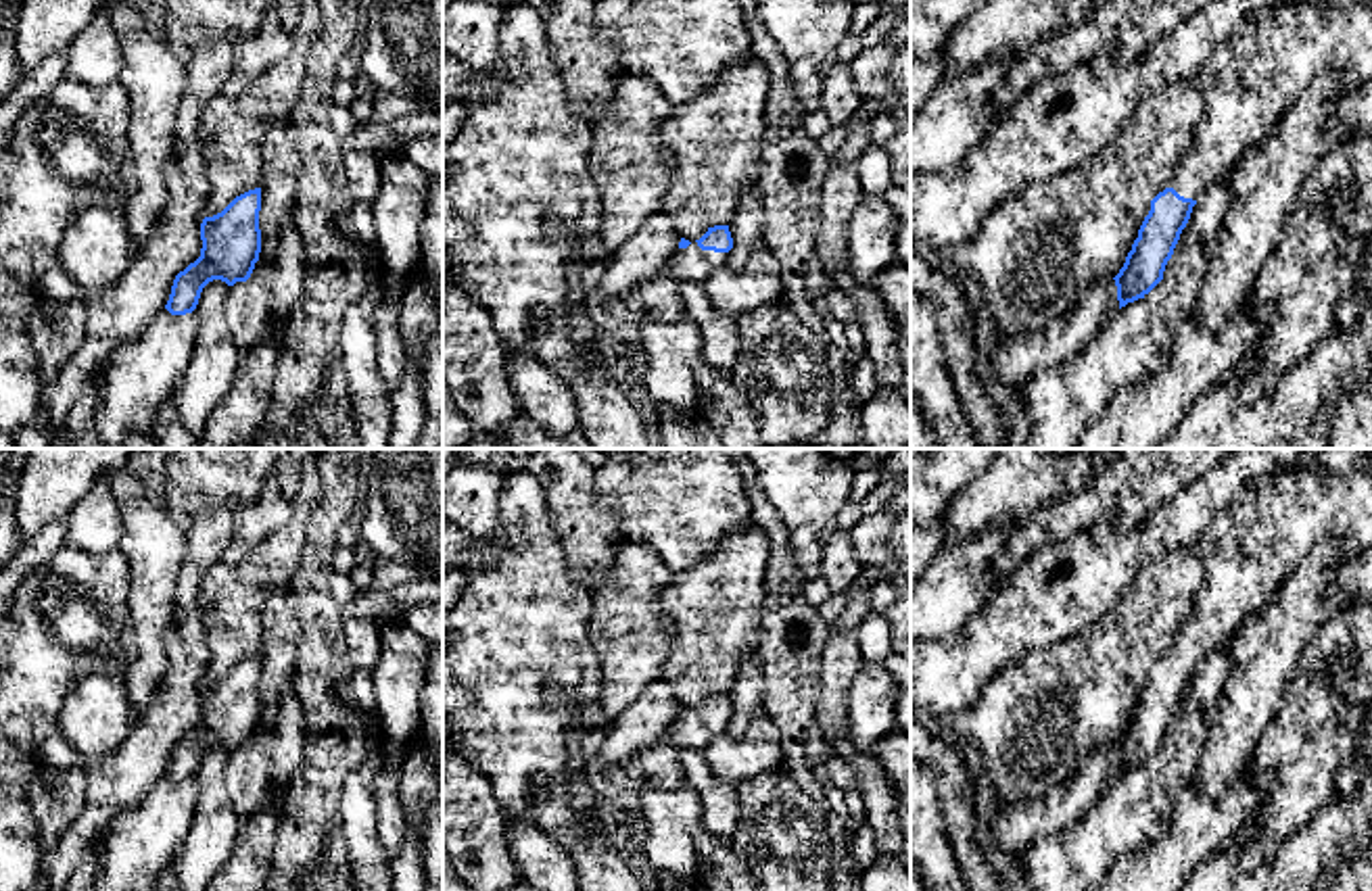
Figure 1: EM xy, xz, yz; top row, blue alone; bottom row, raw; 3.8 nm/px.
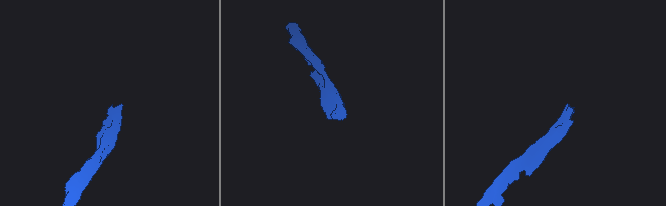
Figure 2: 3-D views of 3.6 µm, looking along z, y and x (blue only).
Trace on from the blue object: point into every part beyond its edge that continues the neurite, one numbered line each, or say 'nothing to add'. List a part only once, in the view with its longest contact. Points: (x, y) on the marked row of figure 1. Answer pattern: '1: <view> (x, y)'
1: xz (663, 301)

